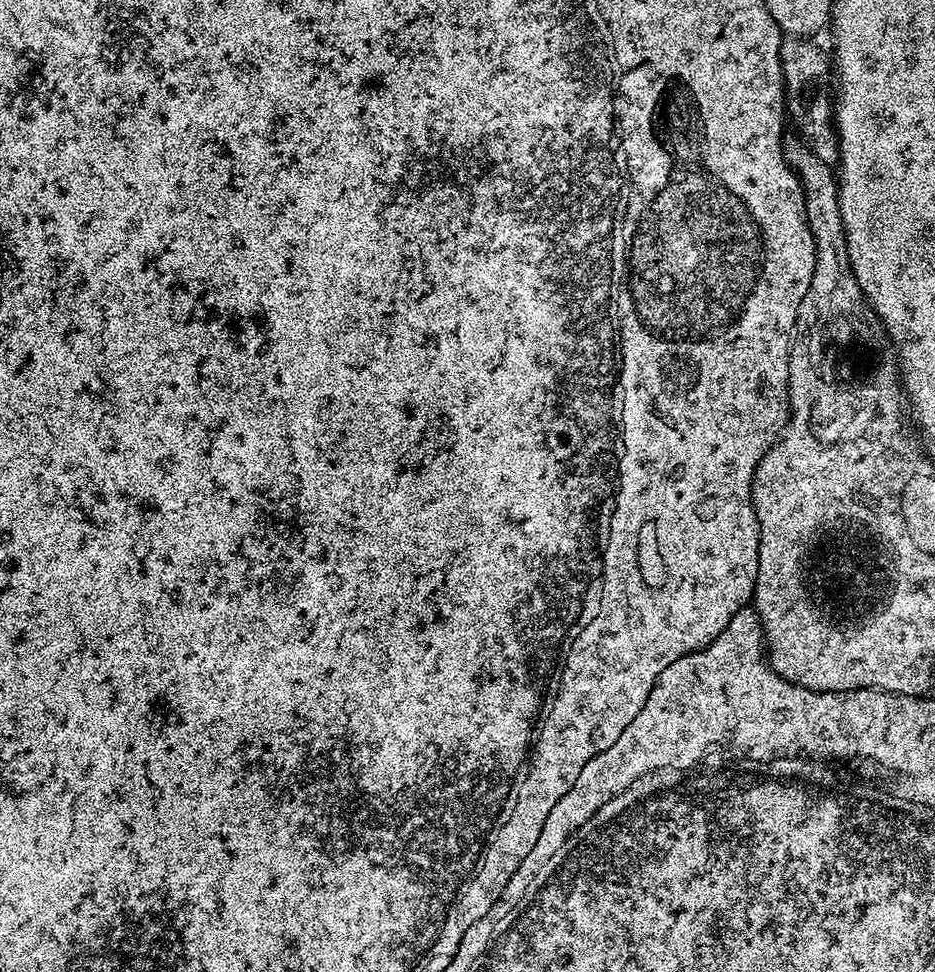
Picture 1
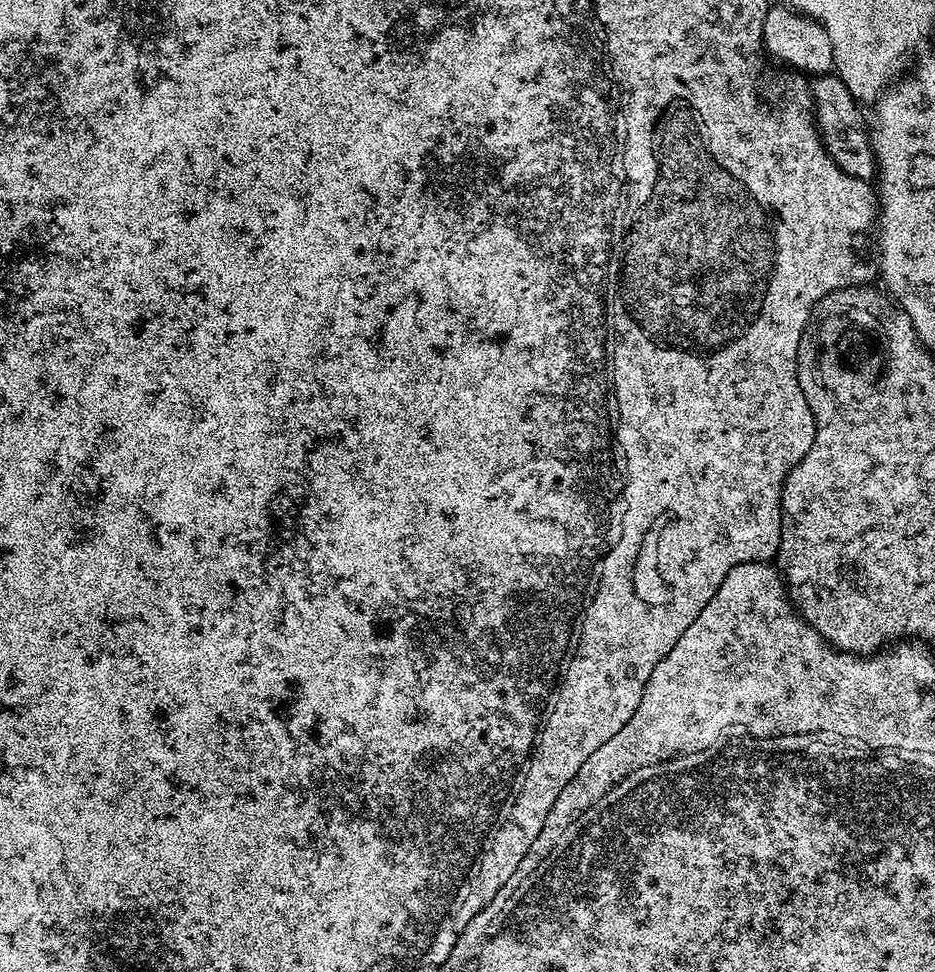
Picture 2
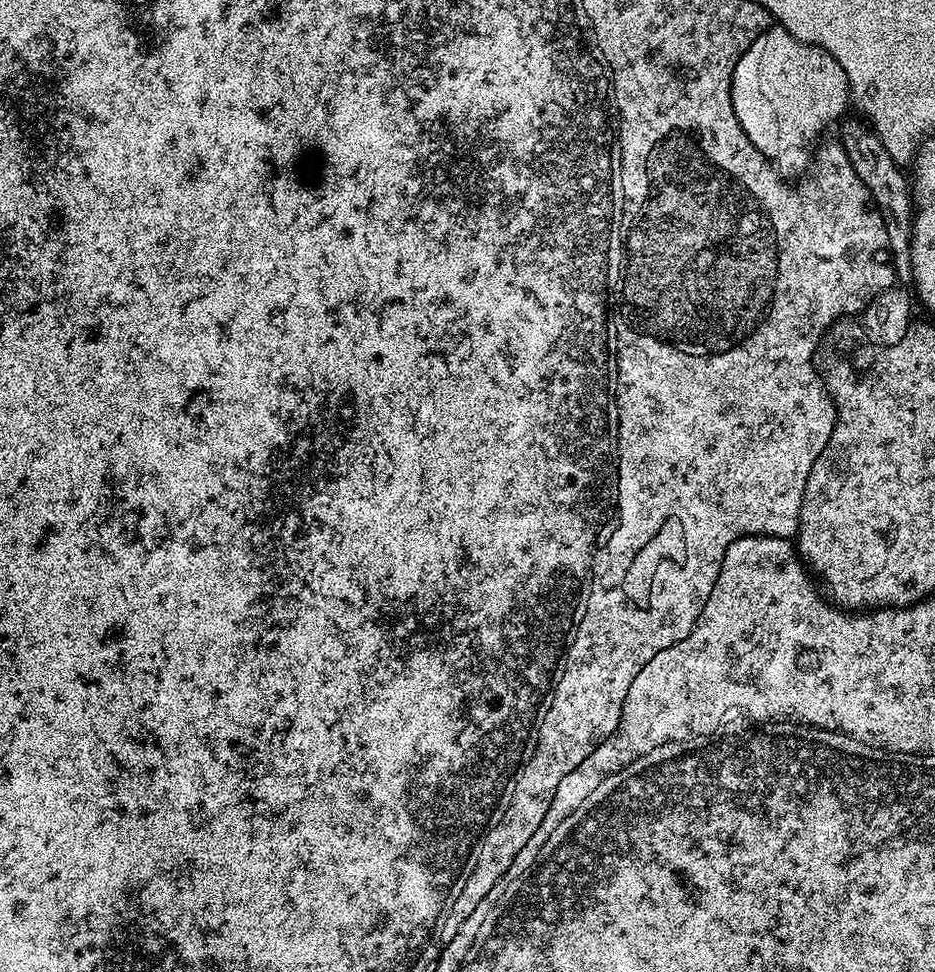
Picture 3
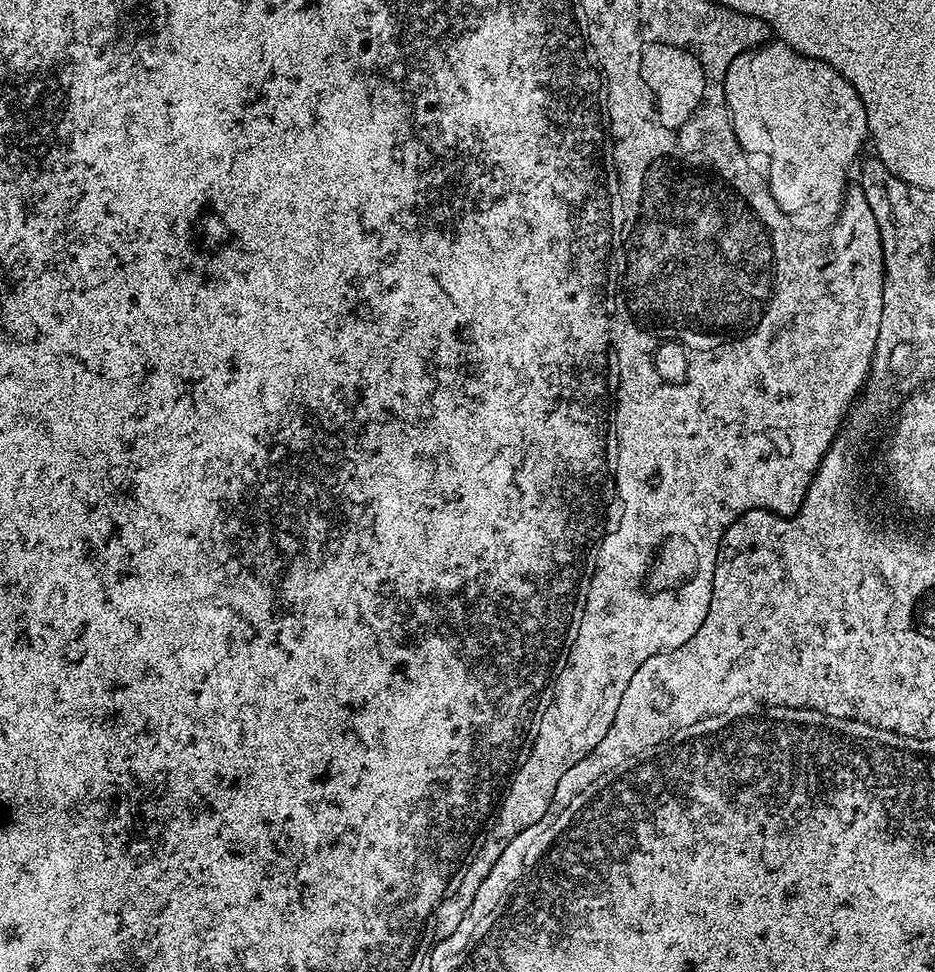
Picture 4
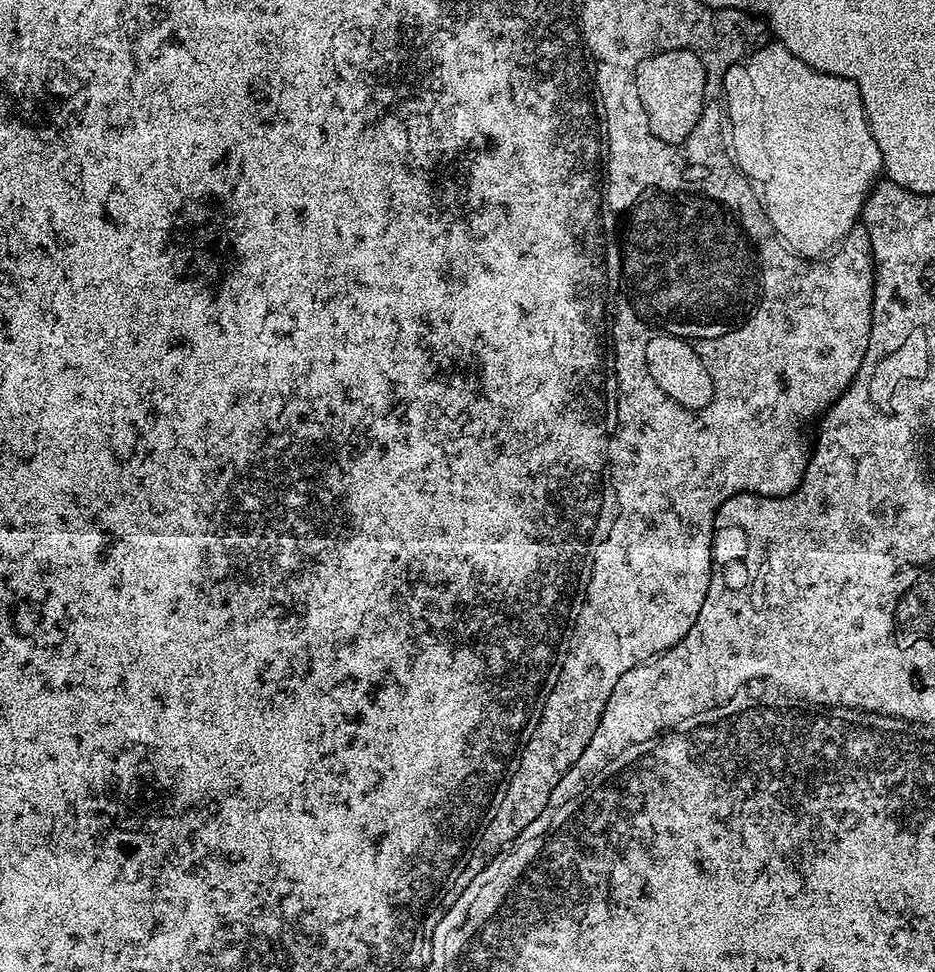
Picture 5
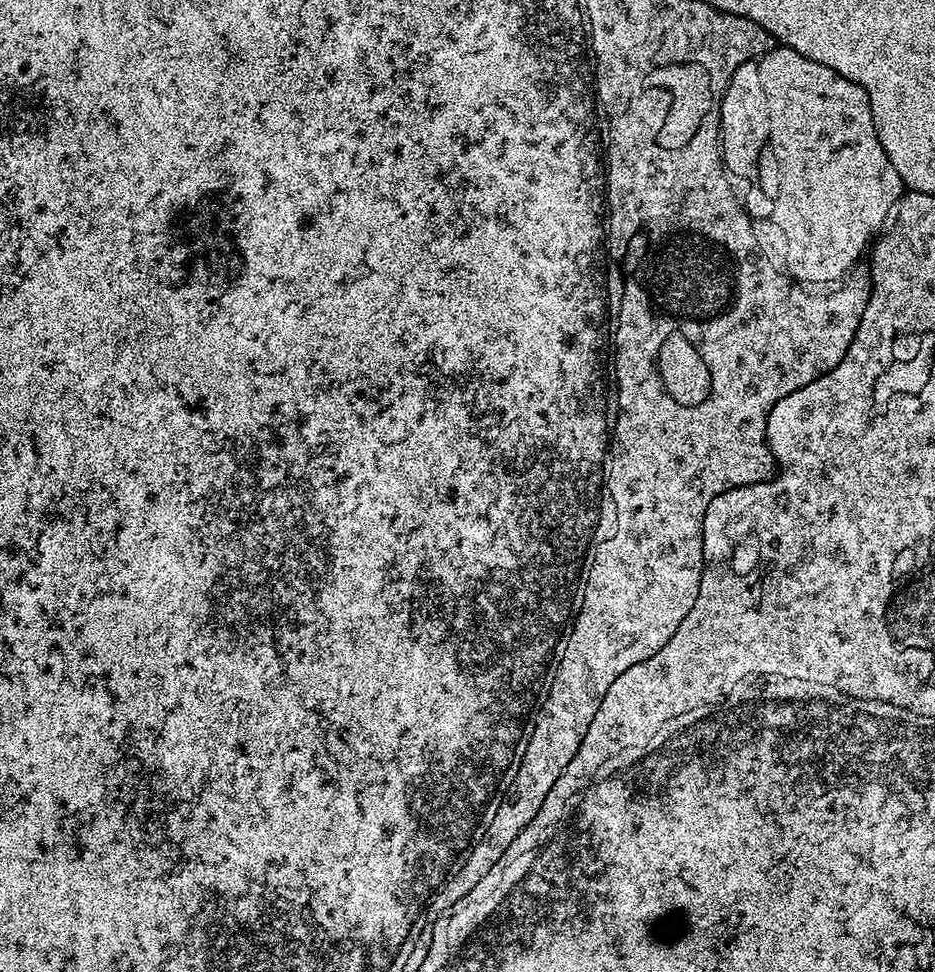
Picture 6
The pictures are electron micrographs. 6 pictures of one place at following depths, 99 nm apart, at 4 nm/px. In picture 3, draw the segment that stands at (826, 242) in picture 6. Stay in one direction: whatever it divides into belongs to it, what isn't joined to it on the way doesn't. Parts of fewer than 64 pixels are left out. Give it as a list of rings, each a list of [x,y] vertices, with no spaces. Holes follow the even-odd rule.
[[[773,26],[758,34],[746,54],[738,58],[730,102],[746,138],[764,157],[784,169],[794,167],[800,151],[819,141],[823,132],[845,115],[843,112],[850,108],[850,89],[846,70],[829,52]]]

